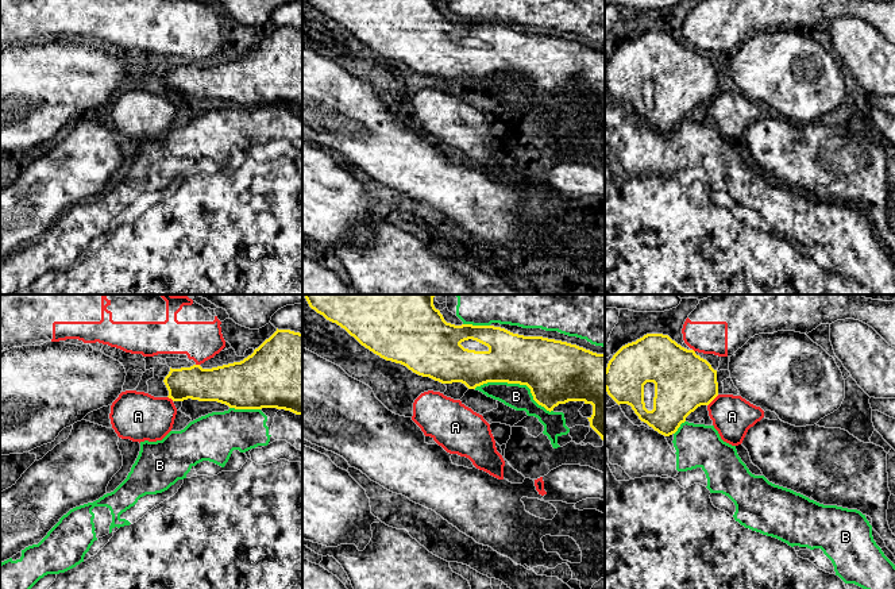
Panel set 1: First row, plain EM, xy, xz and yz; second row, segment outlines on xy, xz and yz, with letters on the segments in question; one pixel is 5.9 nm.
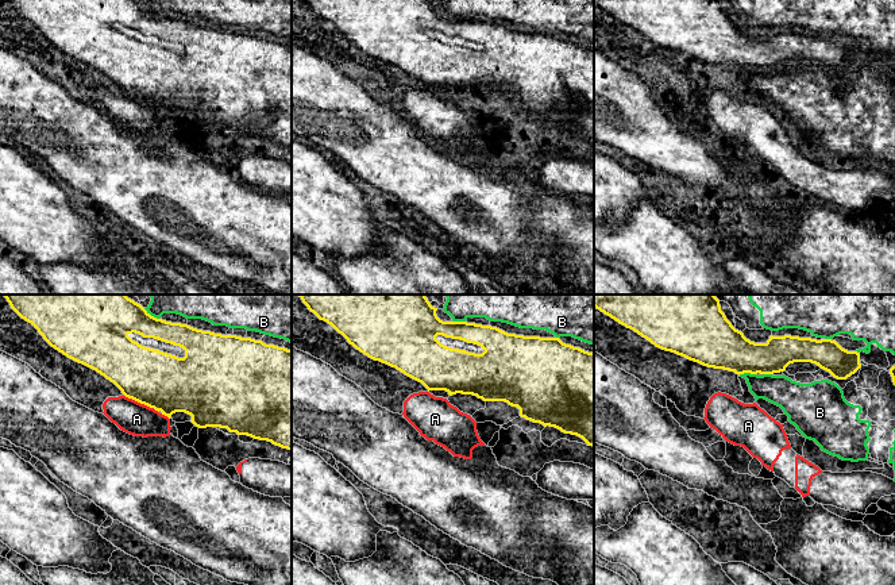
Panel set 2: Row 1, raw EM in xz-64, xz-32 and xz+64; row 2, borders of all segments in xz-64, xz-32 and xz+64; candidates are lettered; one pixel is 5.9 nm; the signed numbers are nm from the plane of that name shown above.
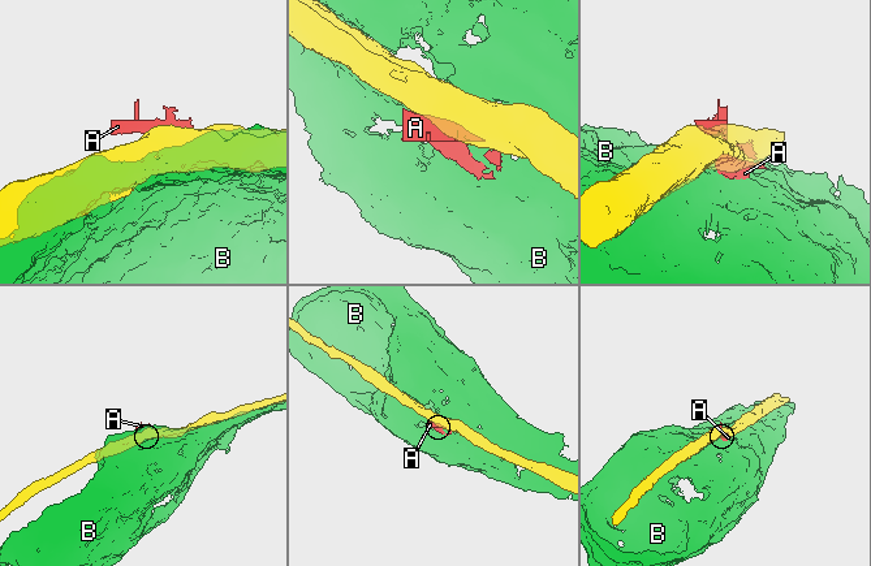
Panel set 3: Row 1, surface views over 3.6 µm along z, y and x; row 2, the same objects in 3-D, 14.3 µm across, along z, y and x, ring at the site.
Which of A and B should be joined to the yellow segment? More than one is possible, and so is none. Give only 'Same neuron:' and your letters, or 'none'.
Same neuron: A

